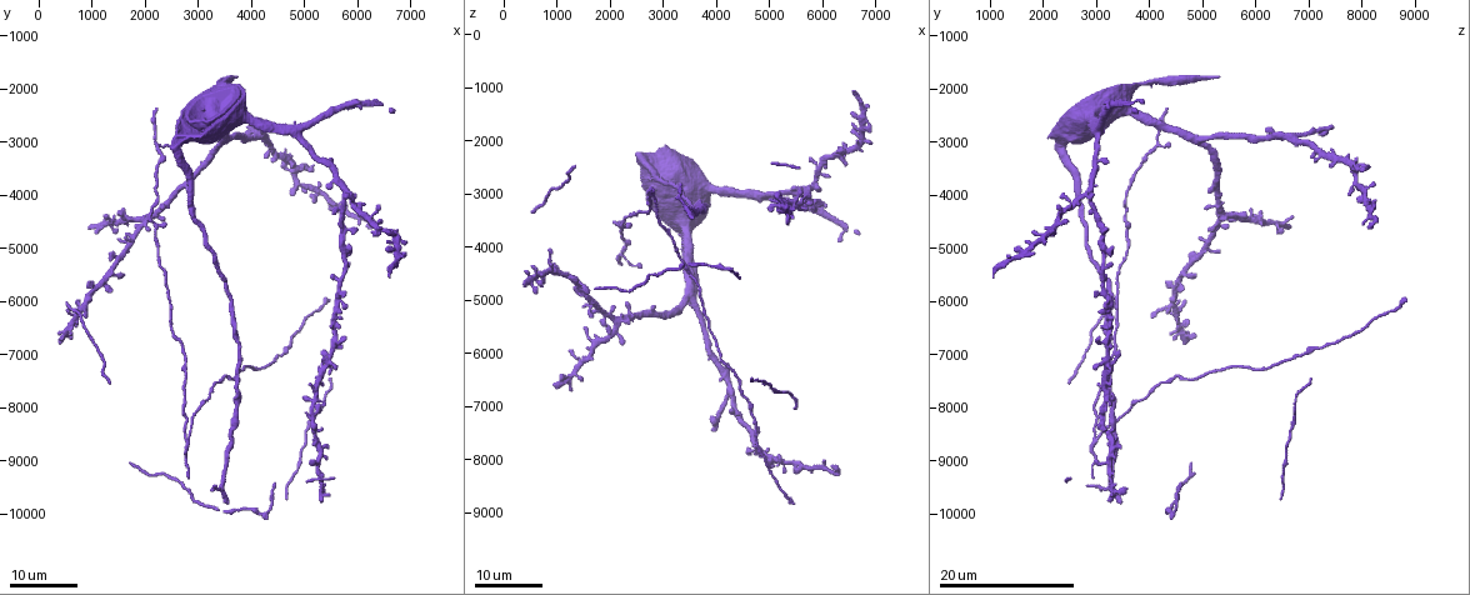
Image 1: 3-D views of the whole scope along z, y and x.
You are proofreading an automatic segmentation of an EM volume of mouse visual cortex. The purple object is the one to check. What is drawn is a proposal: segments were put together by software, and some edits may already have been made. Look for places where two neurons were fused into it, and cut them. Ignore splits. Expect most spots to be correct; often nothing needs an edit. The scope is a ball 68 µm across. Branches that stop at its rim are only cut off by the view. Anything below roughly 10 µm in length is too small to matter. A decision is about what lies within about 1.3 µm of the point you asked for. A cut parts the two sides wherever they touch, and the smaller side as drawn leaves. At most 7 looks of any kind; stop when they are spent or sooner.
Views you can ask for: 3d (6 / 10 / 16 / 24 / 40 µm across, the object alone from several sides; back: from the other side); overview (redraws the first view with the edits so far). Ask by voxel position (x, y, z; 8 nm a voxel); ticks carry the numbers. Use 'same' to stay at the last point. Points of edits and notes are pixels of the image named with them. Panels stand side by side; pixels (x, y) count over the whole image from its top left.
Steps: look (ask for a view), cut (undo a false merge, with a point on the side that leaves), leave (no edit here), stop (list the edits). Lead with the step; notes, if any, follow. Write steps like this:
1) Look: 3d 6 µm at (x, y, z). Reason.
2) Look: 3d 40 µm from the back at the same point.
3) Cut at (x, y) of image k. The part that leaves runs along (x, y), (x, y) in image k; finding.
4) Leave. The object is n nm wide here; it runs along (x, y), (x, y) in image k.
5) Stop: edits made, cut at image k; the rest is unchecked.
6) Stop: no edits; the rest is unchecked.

Look: 3d 24 µm at (4600, 6900, 7000).

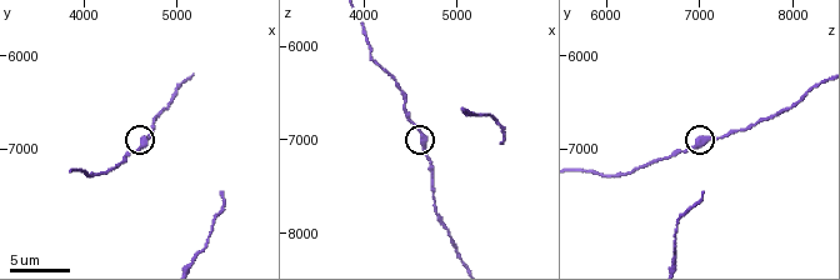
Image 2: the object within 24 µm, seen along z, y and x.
Look: 3d 10 µm at (4650, 6950, 7000).

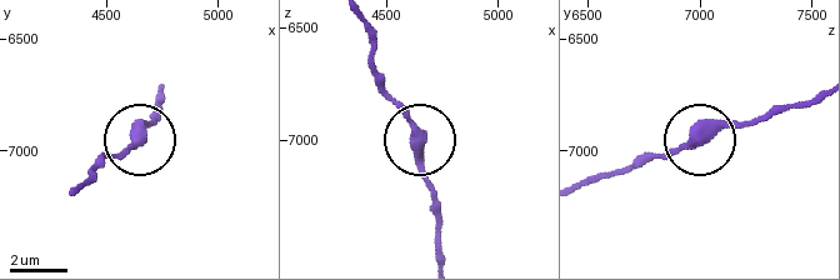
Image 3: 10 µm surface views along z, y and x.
Look: 3d 6 µm at (4650, 6940, 7000).

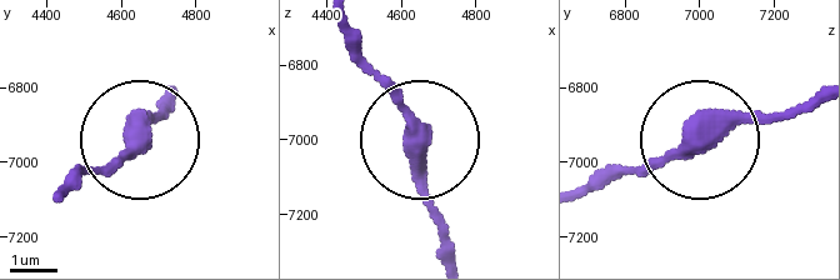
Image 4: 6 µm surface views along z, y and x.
Leave. It runs along (586, 193), (683, 145), (814, 109) in image 4; one neuron here.

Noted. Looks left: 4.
Look: 3d 16 µm at (2750, 8600, 2950). Three-way junction.

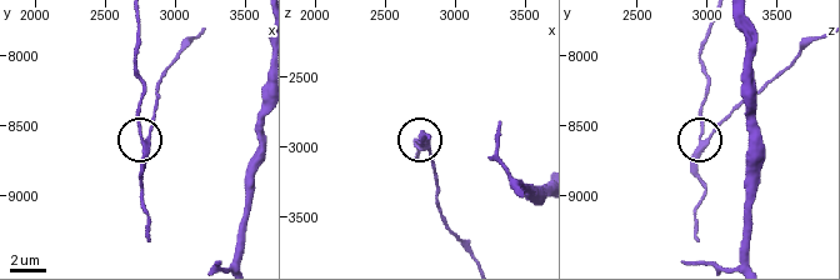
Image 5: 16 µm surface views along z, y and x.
Look: 3d 6 µm at (2800, 8640, 3000). Zoom in.

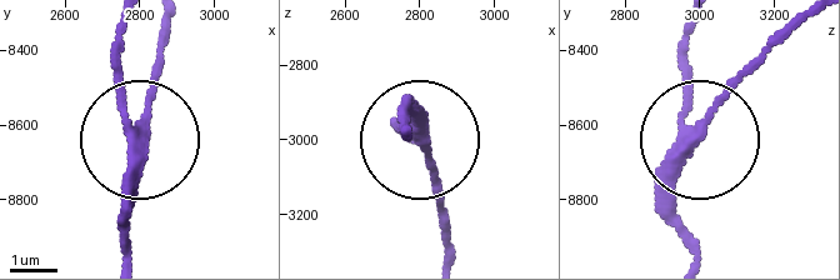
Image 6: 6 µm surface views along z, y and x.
Look: 3d 6 µm from the back at (2800, 8620, 2990).

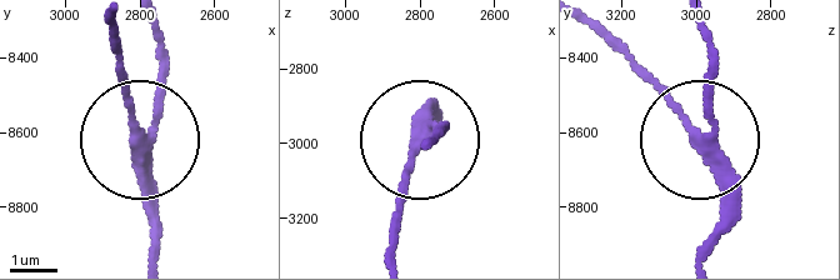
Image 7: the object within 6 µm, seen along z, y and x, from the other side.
Leave. 3 arms meet here; all the same neuron.

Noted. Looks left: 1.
Stop: no edits; the rest is unchecked.

